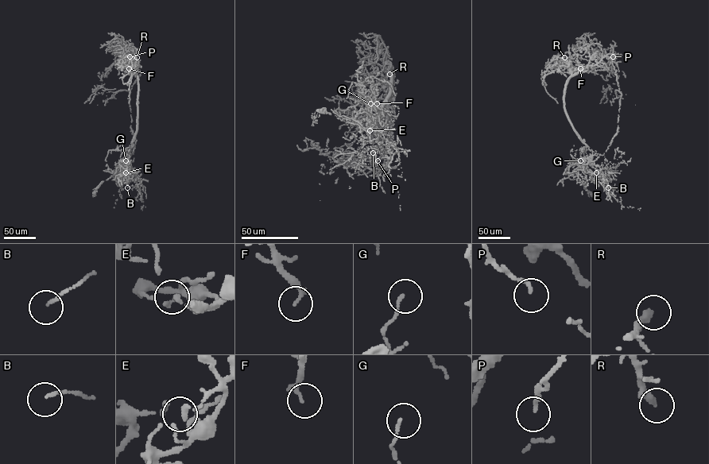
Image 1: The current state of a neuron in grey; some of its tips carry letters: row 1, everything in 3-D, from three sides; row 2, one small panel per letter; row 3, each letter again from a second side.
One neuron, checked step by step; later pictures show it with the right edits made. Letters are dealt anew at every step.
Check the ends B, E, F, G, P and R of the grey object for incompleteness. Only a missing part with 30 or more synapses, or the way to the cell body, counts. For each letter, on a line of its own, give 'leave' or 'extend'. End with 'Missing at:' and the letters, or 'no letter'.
B: leave
E: leave
F: extend
G: leave
P: leave
R: extend
Missing at: F, R

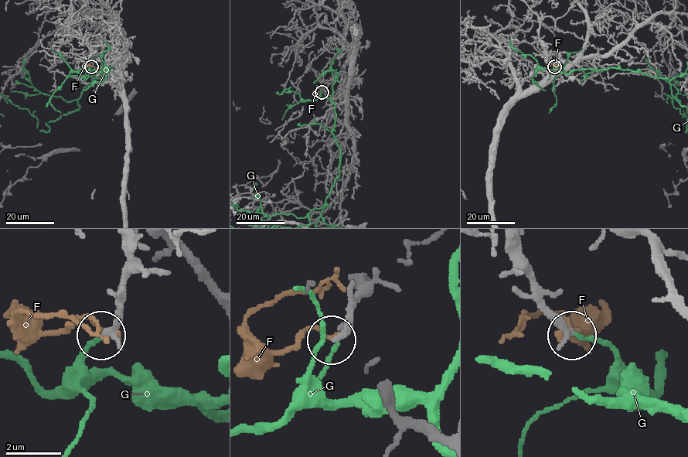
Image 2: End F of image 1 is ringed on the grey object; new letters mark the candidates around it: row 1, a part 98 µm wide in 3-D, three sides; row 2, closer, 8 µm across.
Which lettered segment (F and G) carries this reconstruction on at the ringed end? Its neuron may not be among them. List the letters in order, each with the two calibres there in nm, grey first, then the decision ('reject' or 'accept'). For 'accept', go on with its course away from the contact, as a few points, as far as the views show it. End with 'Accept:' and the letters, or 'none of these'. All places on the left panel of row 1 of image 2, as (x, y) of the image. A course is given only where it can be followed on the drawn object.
F: calibres 320 and 200 nm; reject
G: calibres 280 and 140 nm; reject
Accept: none of these

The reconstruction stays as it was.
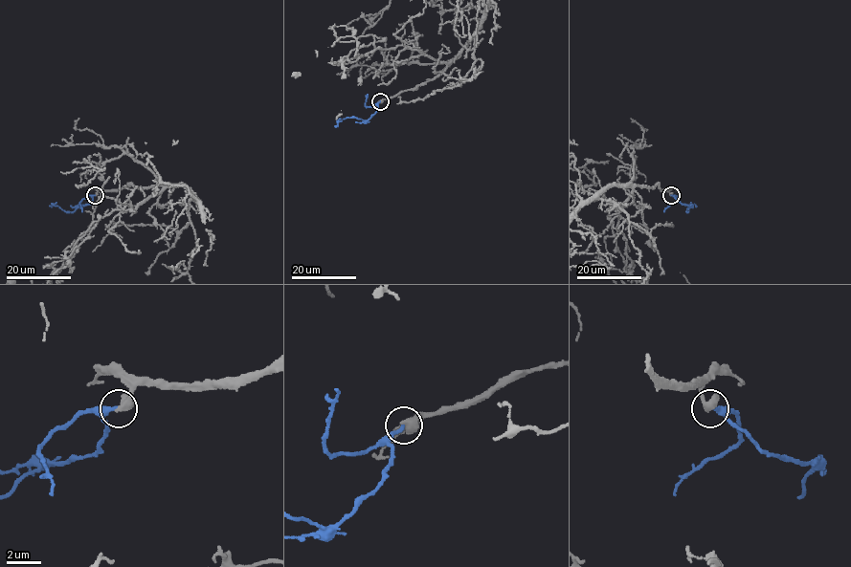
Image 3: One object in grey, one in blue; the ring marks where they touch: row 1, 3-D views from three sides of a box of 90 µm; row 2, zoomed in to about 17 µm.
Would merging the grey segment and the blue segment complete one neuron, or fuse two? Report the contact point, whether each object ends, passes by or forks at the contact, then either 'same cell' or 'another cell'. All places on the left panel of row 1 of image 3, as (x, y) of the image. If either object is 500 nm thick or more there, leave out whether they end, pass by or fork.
place (95, 195); same cell

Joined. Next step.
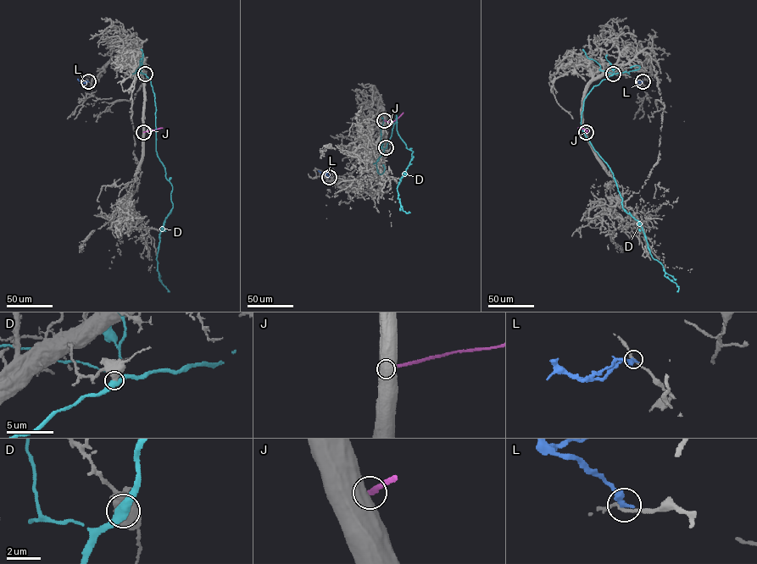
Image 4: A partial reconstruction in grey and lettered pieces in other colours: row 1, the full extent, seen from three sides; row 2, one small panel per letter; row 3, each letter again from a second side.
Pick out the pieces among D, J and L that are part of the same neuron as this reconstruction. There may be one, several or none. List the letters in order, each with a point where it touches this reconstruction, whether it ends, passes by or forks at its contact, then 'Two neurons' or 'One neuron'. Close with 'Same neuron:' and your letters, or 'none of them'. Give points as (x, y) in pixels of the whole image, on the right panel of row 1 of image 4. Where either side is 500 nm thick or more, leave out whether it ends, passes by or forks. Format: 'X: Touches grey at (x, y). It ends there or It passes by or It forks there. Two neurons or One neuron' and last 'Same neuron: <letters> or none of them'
D: Touches grey at (613, 74). Two neurons
J: Touches grey at (586, 132). Two neurons
L: Touches grey at (642, 81). It ends there. Two neurons
Same neuron: none of them

